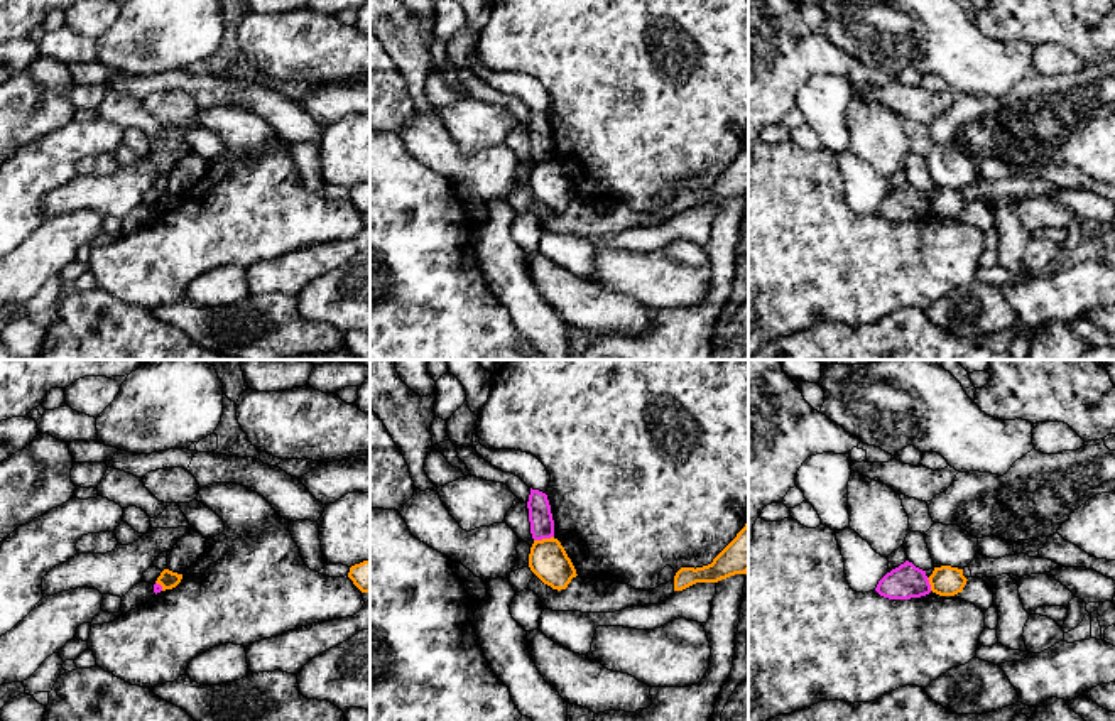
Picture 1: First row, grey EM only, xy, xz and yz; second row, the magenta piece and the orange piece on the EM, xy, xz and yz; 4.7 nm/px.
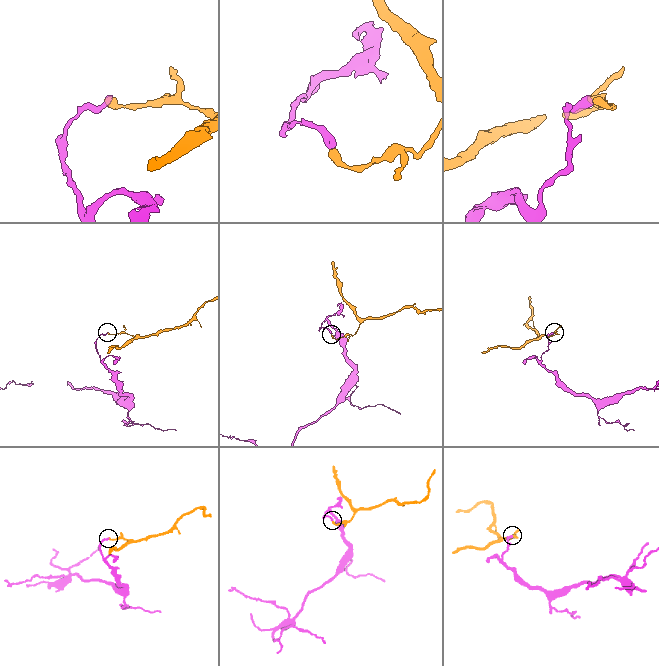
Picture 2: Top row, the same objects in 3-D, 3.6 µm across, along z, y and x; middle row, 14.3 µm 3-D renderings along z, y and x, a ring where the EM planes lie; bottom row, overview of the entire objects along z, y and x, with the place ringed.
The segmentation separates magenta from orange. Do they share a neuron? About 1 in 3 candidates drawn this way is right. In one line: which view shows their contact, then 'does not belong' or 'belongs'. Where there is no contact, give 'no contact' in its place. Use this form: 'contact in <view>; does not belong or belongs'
contact in xz; does not belong

